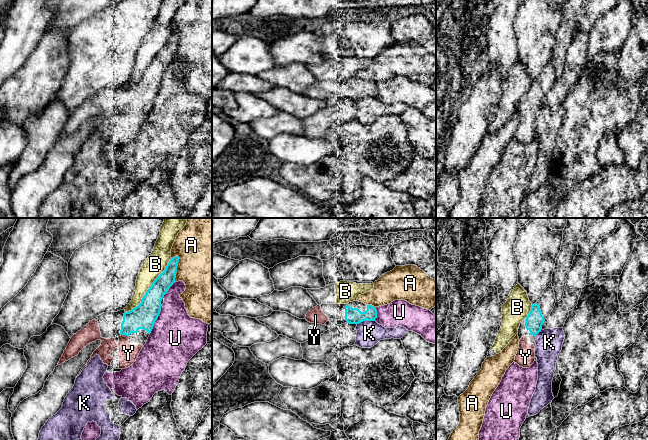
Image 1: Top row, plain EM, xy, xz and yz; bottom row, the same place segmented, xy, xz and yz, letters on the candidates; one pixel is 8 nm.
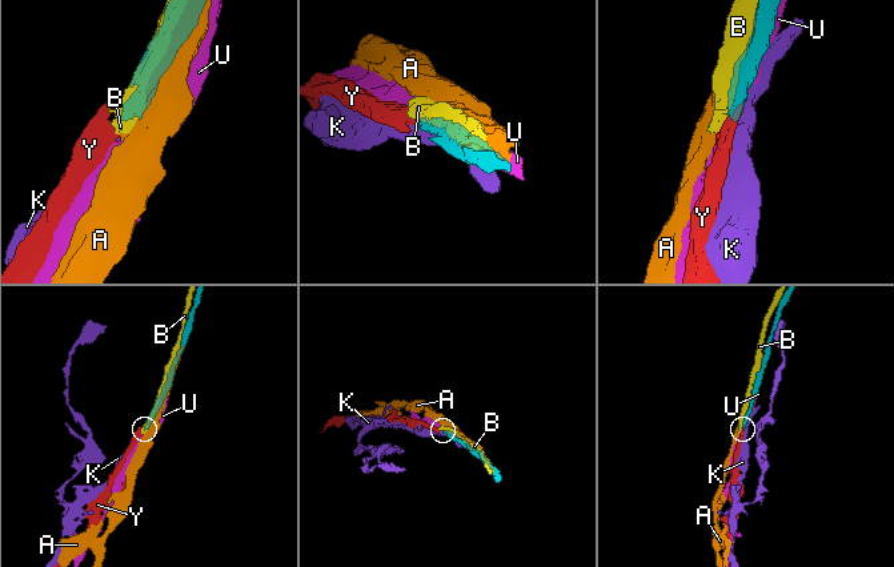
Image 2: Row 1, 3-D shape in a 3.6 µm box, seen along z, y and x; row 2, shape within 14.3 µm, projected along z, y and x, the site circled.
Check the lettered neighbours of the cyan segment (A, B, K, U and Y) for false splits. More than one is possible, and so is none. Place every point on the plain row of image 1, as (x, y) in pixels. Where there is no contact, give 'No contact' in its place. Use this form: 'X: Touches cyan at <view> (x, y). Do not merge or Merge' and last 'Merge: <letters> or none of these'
A: Touches cyan at xy (176, 44). Do not merge
B: Touches cyan at xy (149, 64). Do not merge
K: Touches cyan at xz (361, 97). Do not merge
U: Touches cyan at xy (156, 95). Do not merge
Y: Touches cyan at xy (125, 110). Merge
Merge: Y

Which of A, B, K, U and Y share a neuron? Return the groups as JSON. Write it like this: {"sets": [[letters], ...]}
{"sets": [["A"], ["B"], ["K"], ["U"], ["Y"]]}

